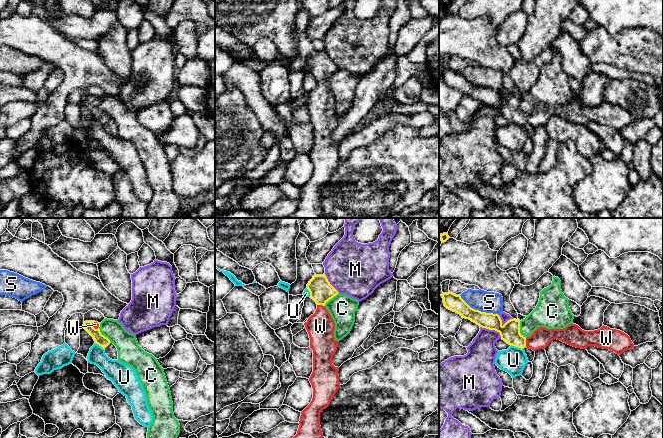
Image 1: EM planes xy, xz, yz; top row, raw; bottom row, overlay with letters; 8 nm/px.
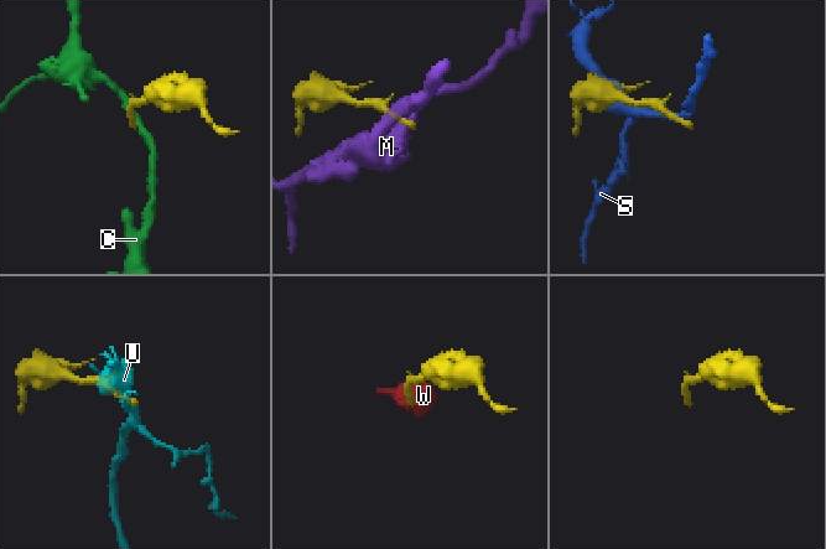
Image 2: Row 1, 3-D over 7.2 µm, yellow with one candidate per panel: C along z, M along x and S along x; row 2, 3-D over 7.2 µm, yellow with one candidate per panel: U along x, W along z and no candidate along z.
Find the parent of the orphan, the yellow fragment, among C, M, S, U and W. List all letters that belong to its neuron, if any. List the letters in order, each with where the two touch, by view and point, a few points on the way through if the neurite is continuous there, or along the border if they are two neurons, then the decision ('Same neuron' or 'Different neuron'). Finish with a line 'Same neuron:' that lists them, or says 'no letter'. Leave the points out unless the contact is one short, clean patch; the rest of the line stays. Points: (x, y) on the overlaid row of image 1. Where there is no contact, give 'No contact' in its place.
C: Touches yellow at xy (100, 333). Boundary: xy (99, 323), (99, 331), (111, 342). Different neuron
M: Touches yellow at yz (492, 329). Boundary: yz (480, 326), (496, 330), (501, 338). Different neuron
S: Touches yellow at yz (478, 310). Different neuron
U: Touches yellow at yz (517, 346). Boundary: yz (511, 344), (523, 348). Different neuron
W: Touches yellow at yz (525, 342). Path across: yz (510, 332), (518, 340), (525, 342), (535, 342), (541, 337). Same neuron
Same neuron: W

